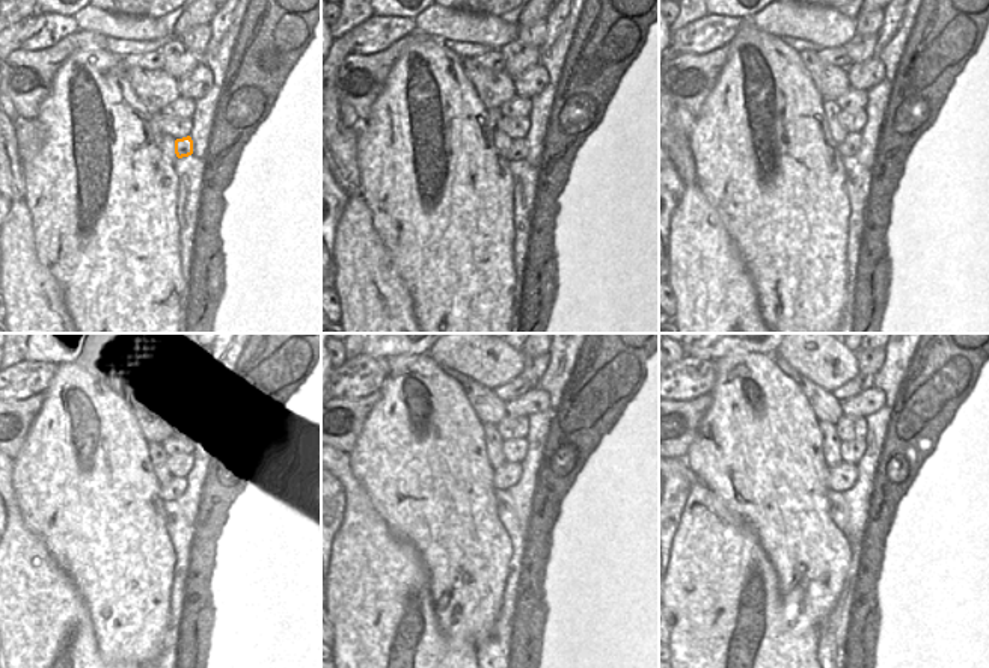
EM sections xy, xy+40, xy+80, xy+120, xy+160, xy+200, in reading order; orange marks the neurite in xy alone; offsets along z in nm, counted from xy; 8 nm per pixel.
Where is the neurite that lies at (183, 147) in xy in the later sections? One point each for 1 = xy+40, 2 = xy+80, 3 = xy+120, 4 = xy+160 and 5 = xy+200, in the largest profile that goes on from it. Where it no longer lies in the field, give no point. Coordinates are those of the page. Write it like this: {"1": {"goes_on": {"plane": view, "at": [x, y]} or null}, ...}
{"1": {"goes_on": {"plane": "xy+40", "at": [517, 151]}}, "2": {"goes_on": {"plane": "xy+80", "at": [852, 144]}}, "3": {"goes_on": {"plane": "xy+120", "at": [171, 490]}}, "4": {"goes_on": {"plane": "xy+160", "at": [507, 475]}}, "5": {"goes_on": {"plane": "xy+200", "at": [842, 477]}}}

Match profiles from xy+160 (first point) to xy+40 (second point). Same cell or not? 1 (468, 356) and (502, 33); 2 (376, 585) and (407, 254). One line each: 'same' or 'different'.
1: same
2: different

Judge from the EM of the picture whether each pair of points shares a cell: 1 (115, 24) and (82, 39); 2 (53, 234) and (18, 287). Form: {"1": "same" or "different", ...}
{"1": "different", "2": "different"}

